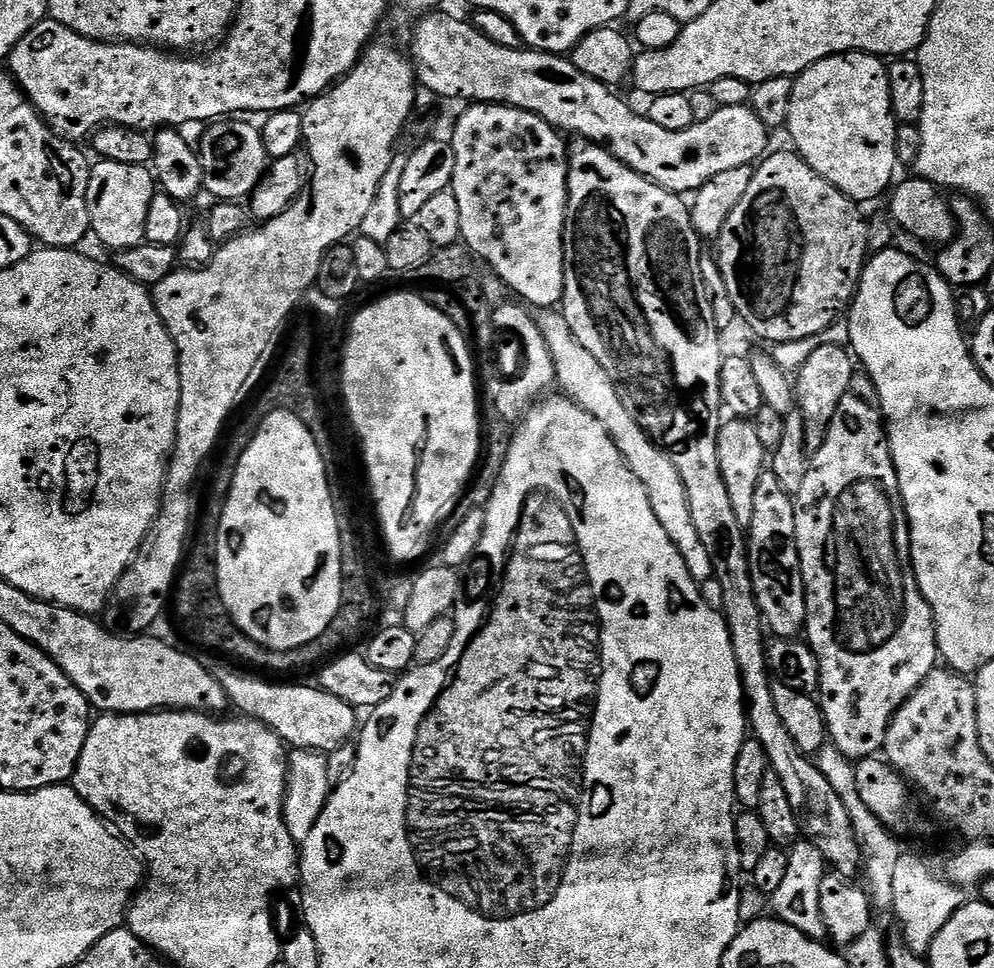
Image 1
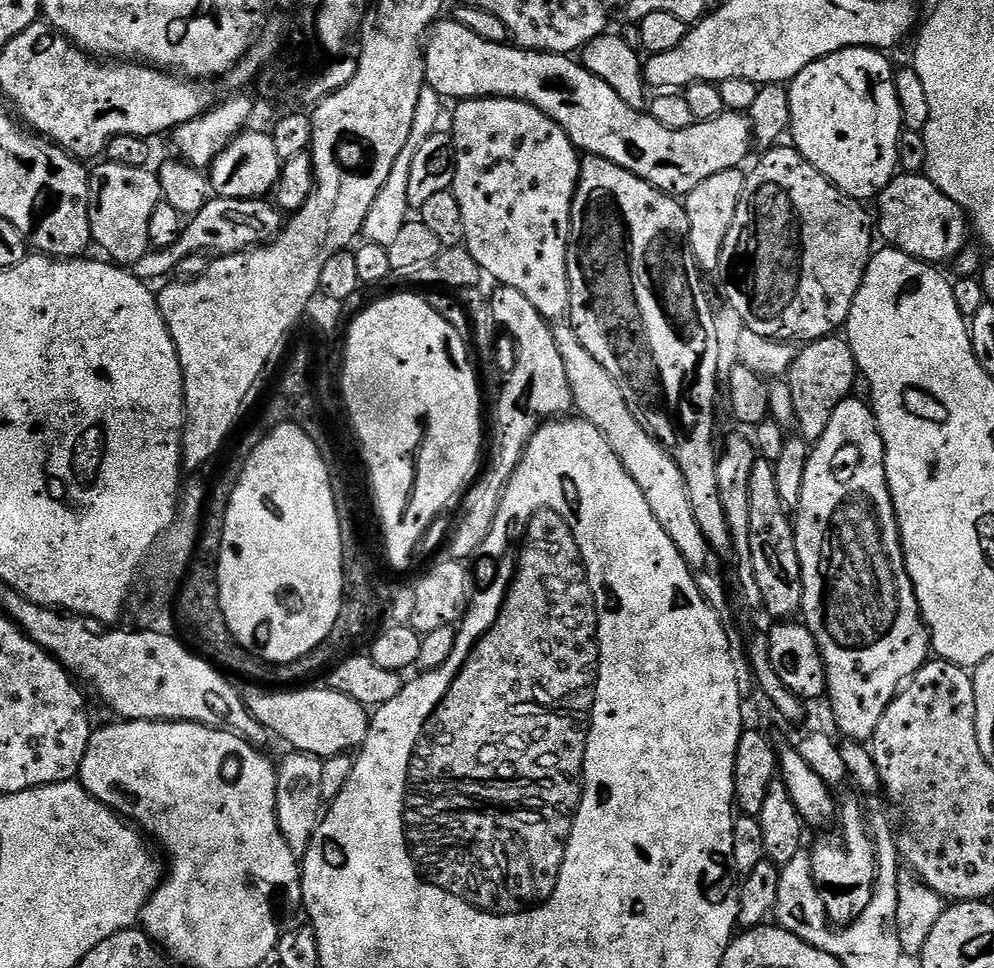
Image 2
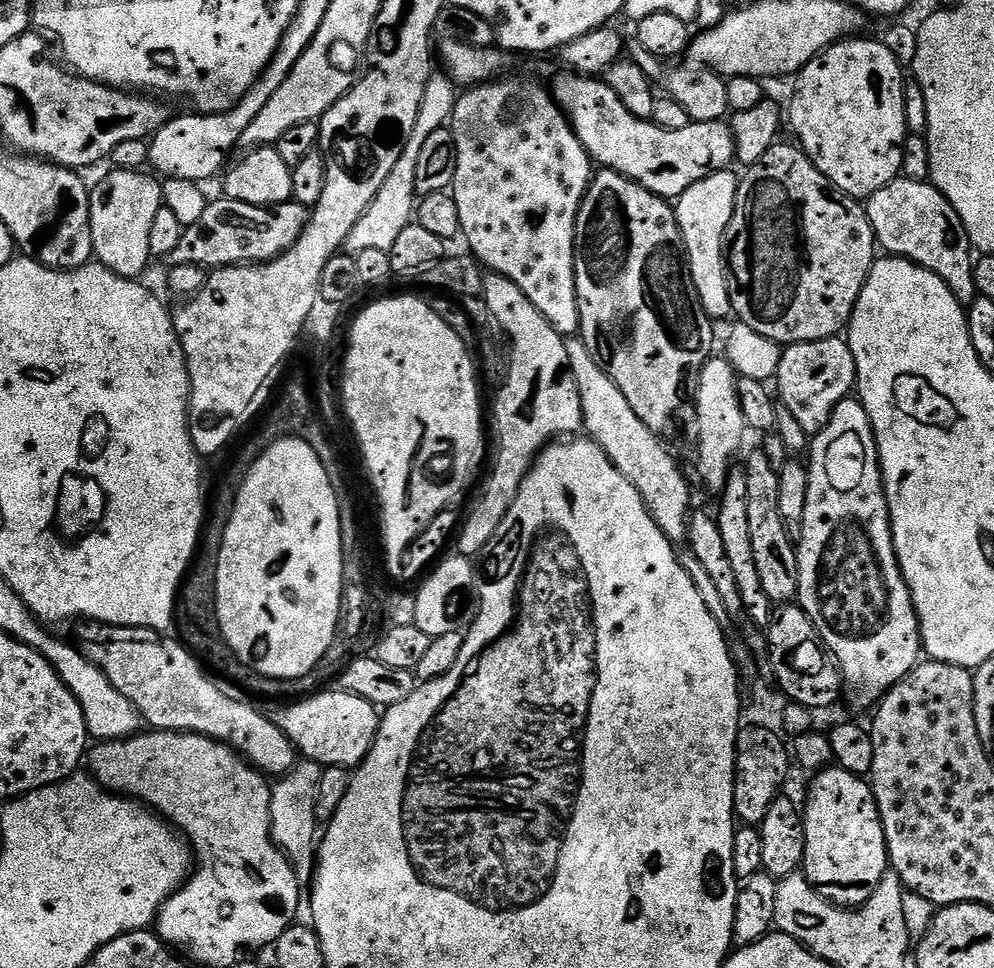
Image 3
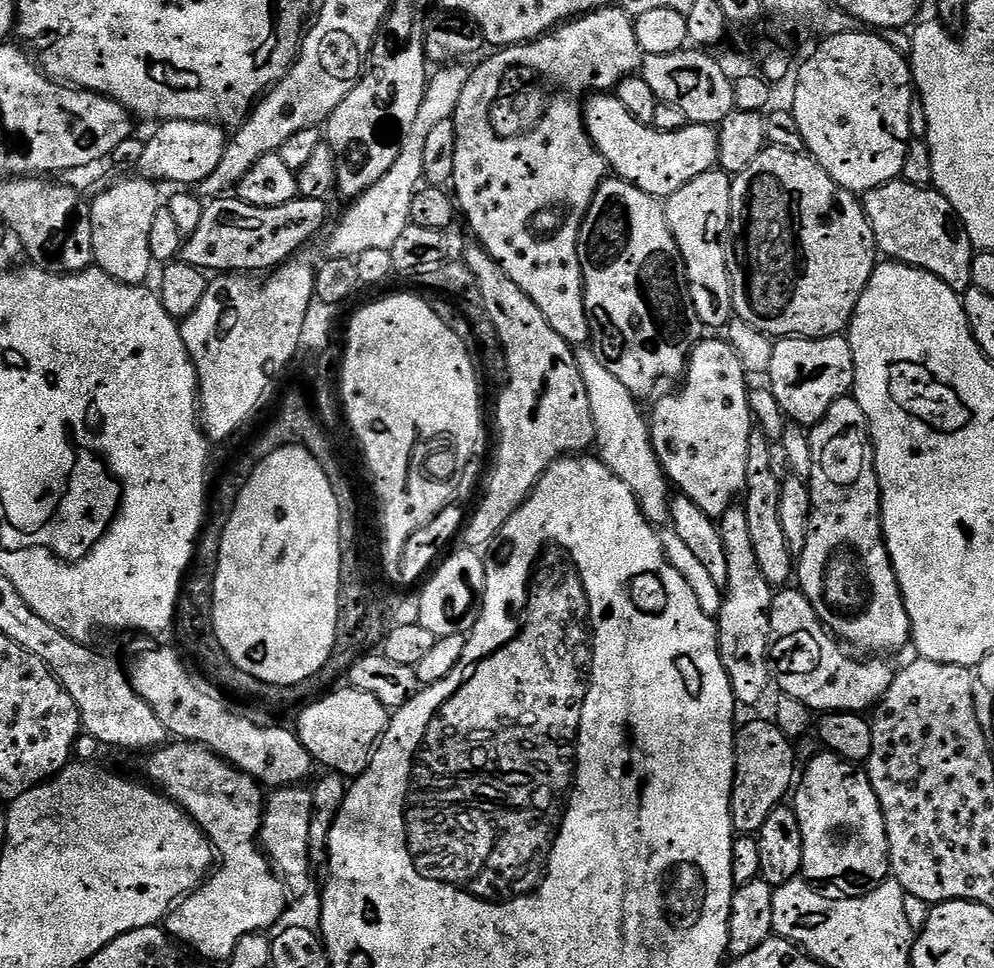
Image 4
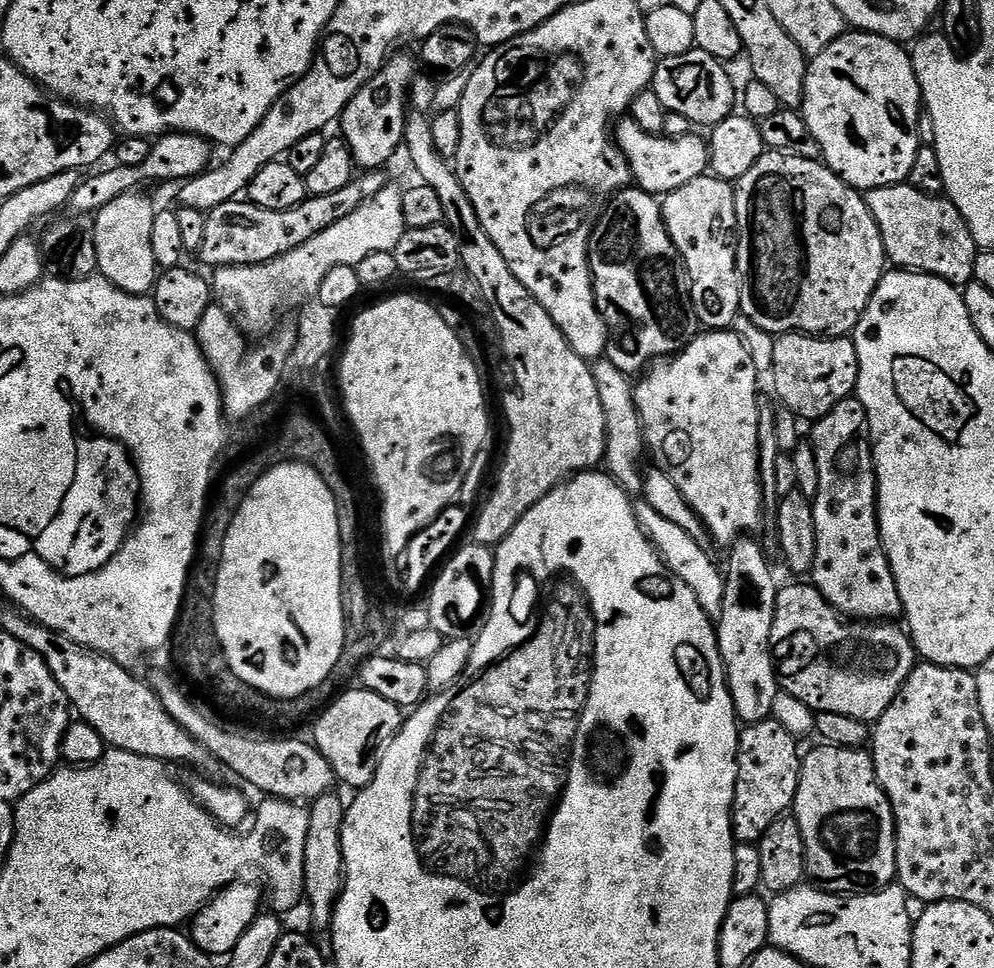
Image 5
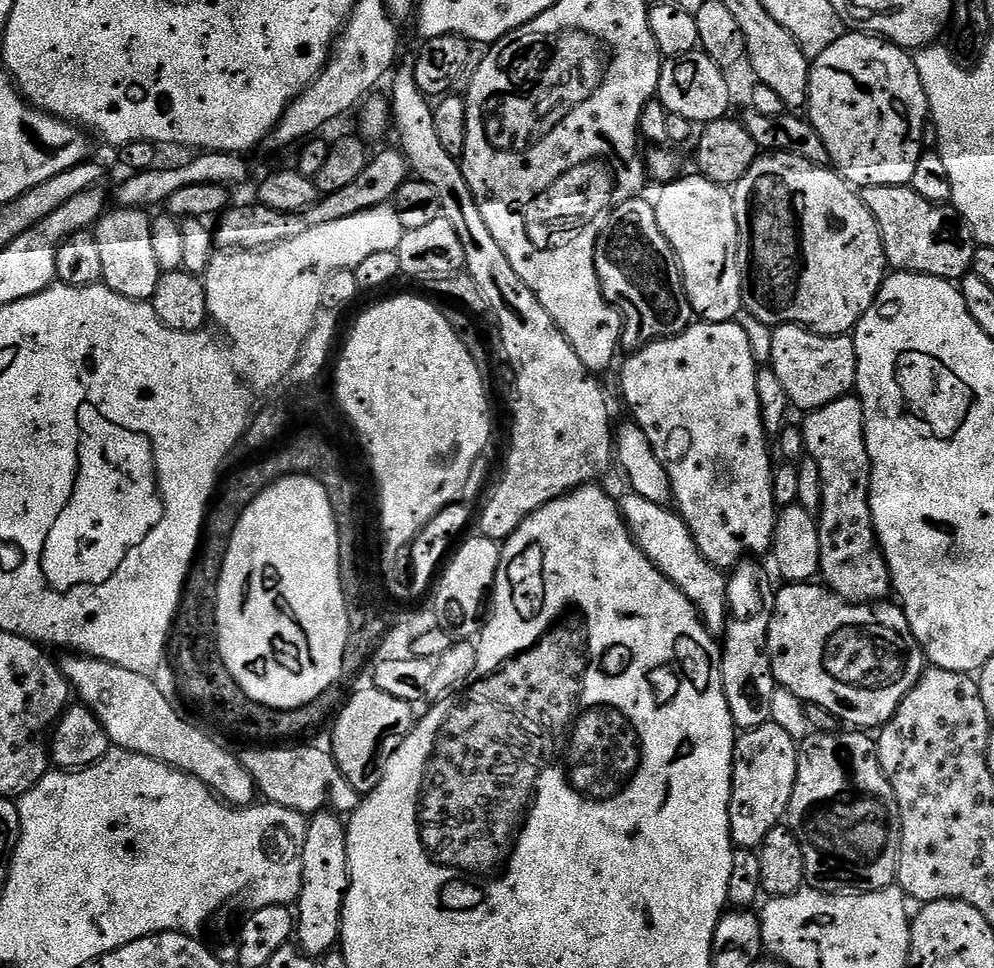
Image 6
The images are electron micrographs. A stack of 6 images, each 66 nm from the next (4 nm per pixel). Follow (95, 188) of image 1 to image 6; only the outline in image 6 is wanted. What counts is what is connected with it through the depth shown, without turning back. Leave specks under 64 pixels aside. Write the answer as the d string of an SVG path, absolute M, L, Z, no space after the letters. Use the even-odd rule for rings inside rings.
M117 207L115 211L105 211L94 228L98 254L102 257L103 283L131 300L151 301L161 273L158 257L154 255L154 241L150 239L152 216L138 208Z

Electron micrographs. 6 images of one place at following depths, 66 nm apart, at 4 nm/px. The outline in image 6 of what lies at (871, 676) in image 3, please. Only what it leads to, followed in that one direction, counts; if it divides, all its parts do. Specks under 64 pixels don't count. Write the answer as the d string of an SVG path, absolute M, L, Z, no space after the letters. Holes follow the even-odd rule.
M849 394L830 402L826 406L816 408L803 417L802 431L808 447L807 455L818 462L818 470L822 470L824 483L824 507L819 517L820 525L820 570L822 580L832 591L837 592L843 600L851 604L870 604L883 601L884 596L893 591L892 575L888 572L888 563L880 548L880 540L876 537L876 527L872 521L870 510L870 478L872 463L866 450L864 437L864 408L855 395Z

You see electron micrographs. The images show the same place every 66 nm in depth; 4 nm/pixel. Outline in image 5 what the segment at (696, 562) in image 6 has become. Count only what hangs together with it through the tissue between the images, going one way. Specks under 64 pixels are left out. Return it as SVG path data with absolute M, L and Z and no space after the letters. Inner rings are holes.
M640 502L635 505L635 509L636 521L643 532L648 535L669 570L678 578L682 578L682 582L686 582L690 590L694 590L694 598L698 598L702 610L706 610L708 616L718 618L722 614L722 598L724 597L724 572L721 565L719 568L712 561L710 556L712 554L707 549L698 546L694 538L690 538L690 534L682 530L682 526L669 522L667 518L662 518L662 514L654 510L654 506Z

